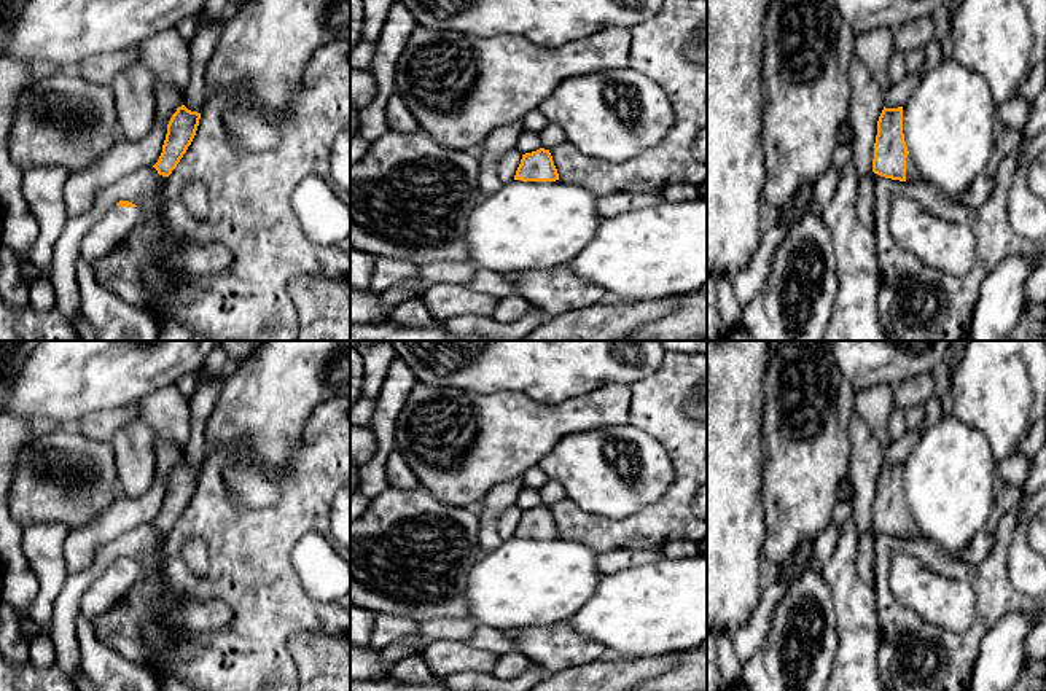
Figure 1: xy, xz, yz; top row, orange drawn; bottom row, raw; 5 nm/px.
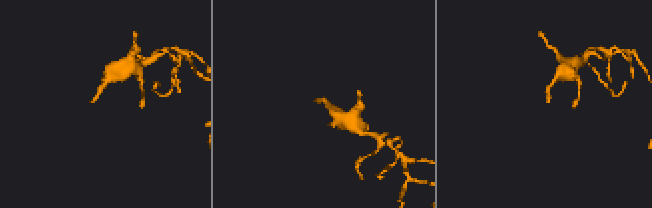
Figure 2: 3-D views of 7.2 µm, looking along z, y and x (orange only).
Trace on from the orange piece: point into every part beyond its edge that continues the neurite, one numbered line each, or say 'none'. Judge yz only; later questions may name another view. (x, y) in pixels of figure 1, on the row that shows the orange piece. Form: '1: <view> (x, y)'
1: yz (911, 174)

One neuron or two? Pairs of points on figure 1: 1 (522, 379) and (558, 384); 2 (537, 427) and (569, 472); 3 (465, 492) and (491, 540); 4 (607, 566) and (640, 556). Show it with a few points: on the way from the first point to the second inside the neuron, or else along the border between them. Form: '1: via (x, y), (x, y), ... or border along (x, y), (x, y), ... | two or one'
1: via (530, 379), (550, 379) | one
2: border along (586, 432), (565, 435), (537, 465) | two
3: border along (513, 478), (495, 484), (481, 499) | two
4: via (615, 559), (632, 558) | one

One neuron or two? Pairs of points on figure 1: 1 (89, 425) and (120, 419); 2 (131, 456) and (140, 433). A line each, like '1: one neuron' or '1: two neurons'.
1: one neuron
2: one neuron

